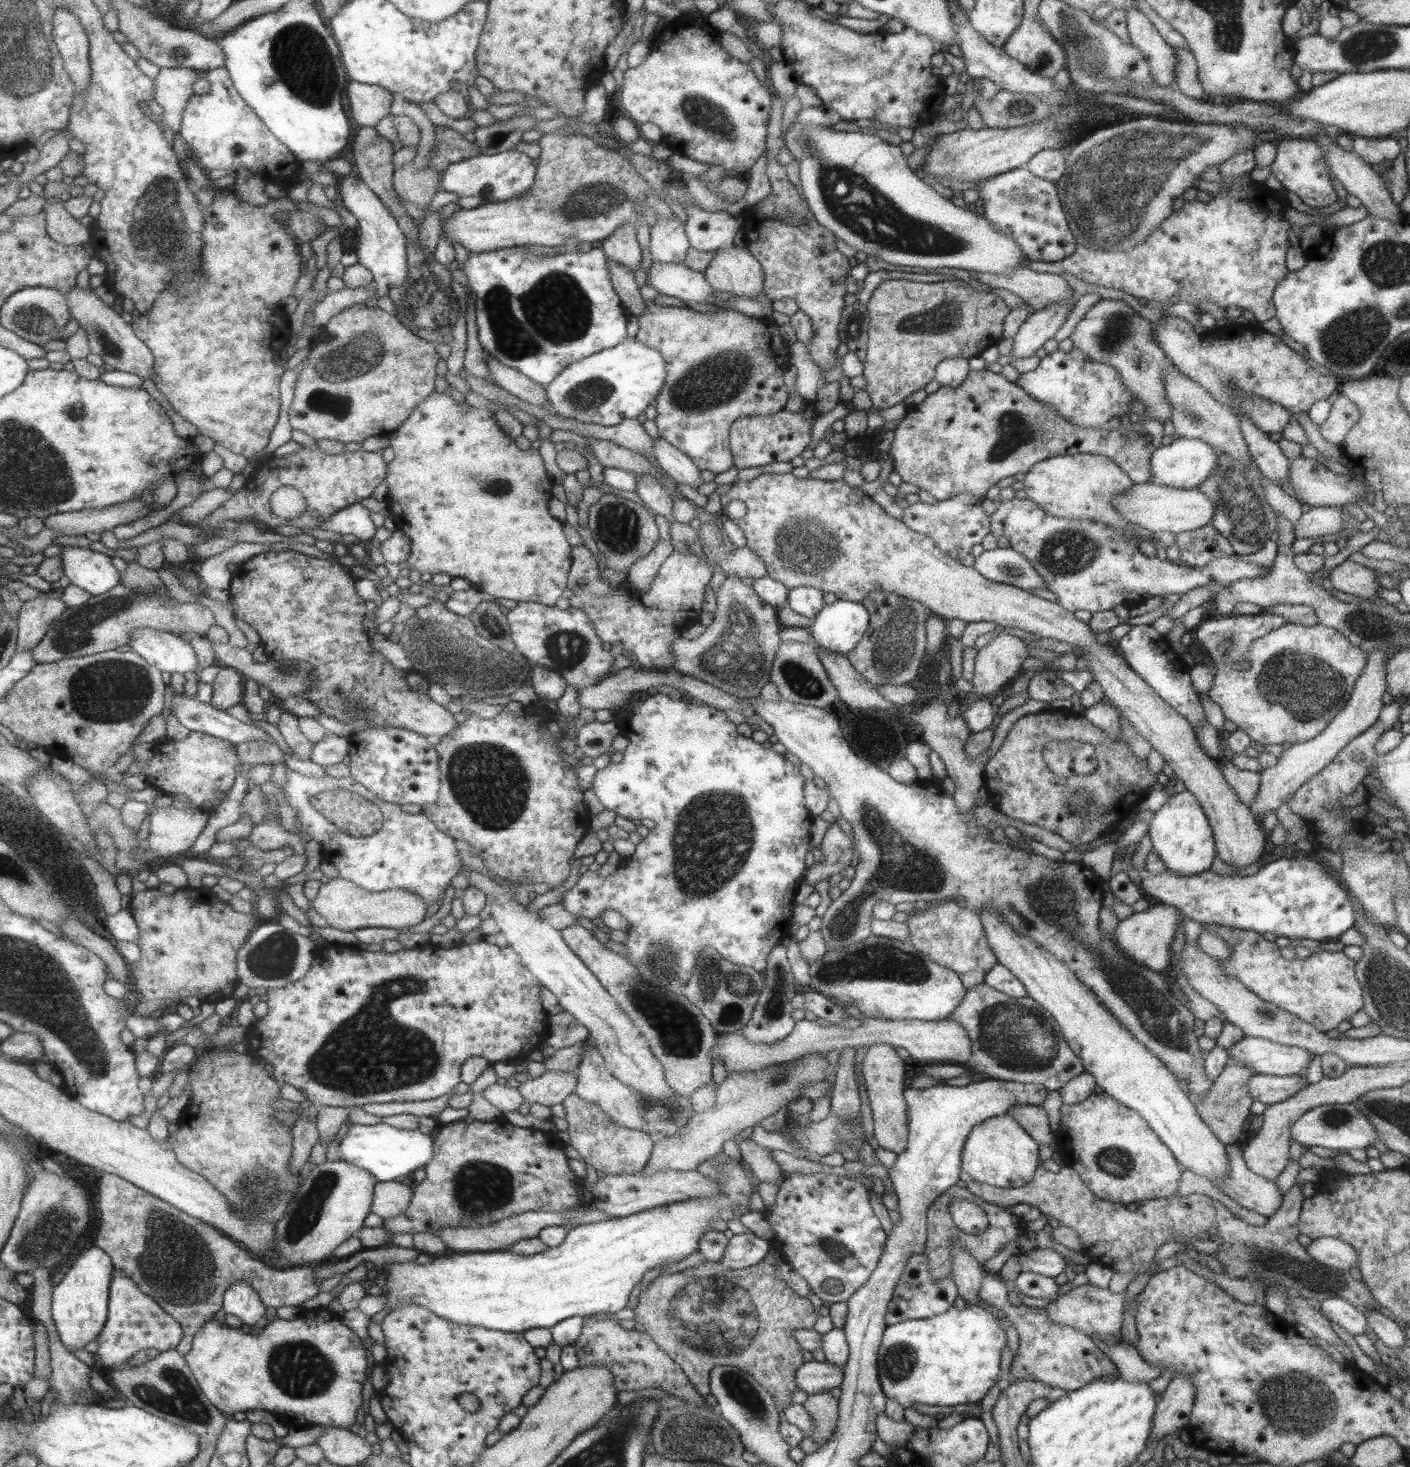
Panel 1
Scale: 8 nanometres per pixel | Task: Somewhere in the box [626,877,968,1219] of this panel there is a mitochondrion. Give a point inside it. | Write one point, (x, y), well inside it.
(884, 961)

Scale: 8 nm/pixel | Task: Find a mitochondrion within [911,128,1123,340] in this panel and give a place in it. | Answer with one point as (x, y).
(1025, 197)

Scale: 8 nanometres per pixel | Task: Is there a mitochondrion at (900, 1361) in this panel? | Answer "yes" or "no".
yes

